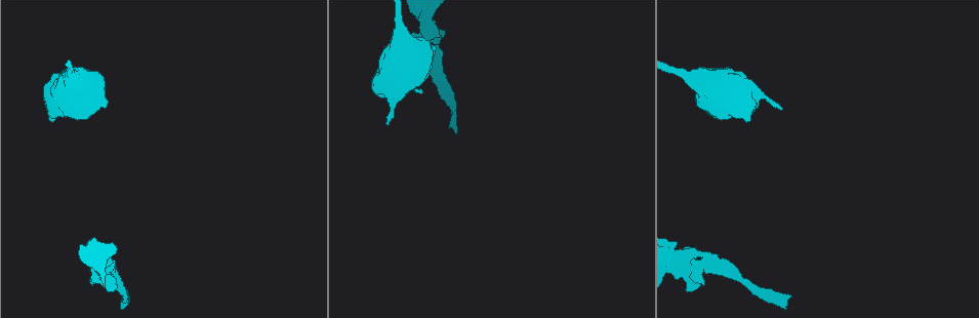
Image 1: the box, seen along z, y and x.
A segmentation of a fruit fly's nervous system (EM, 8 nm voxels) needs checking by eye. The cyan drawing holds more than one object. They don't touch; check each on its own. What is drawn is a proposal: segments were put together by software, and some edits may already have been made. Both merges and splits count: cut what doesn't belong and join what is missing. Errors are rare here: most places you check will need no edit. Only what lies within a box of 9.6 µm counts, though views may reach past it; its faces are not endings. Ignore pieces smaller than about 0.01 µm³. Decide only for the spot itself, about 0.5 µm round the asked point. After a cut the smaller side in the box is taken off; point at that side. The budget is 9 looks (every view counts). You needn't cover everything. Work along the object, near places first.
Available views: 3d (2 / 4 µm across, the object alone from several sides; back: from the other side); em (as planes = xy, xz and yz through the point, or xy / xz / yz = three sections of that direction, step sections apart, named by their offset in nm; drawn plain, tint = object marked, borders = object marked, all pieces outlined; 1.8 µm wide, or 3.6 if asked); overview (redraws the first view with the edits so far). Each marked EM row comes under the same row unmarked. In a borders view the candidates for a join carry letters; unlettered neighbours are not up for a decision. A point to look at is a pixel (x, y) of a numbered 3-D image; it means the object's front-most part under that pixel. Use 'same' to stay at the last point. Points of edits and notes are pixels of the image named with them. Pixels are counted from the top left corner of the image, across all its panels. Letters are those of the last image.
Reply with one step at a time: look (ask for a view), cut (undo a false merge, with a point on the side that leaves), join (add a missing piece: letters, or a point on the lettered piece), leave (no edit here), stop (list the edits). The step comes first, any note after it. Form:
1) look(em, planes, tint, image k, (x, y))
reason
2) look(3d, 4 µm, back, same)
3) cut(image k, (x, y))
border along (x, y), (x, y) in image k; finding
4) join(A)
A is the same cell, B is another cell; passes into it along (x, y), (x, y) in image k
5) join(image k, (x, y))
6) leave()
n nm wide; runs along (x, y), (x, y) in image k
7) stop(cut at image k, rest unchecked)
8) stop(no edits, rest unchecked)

look(3d, 4 µm, image 1, (435, 48))
thick end

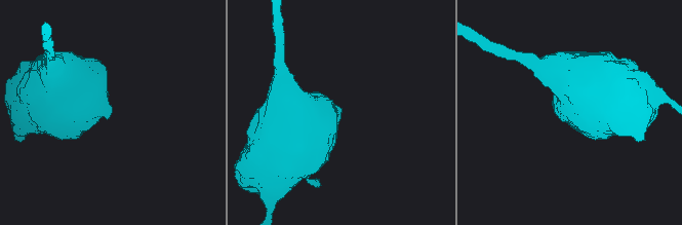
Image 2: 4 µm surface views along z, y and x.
look(em, 3.6 µm, planes, tint, image 2, (110, 116))
shape alone is not enough

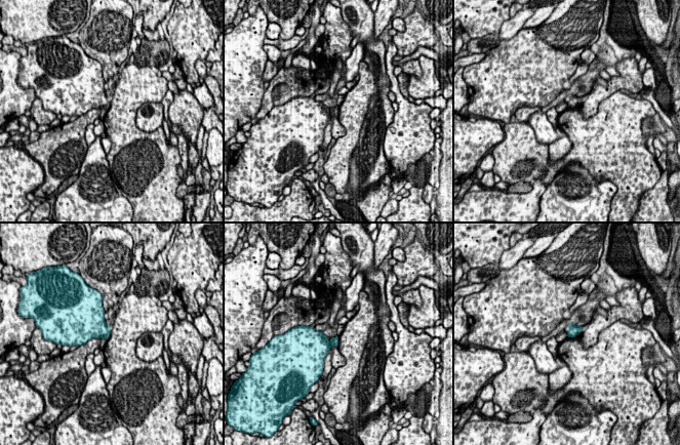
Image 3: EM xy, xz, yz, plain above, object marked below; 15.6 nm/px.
look(em, 3.6 µm, planes, borders, same)

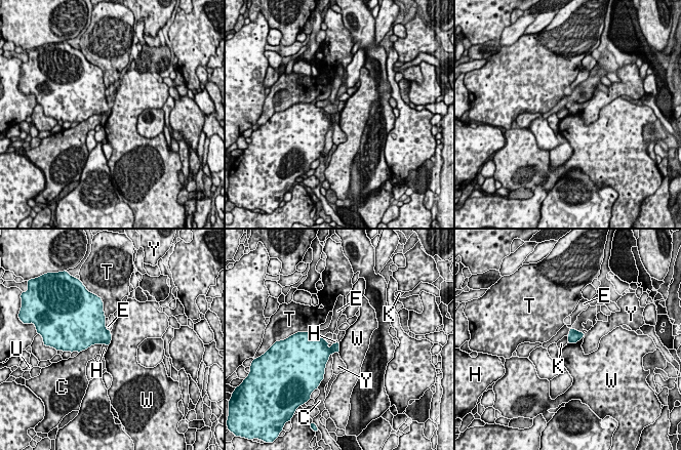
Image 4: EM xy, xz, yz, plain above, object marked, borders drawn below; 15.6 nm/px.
leave()
C, E, H, K, T, U, W and Y are other cells; border along (584, 335), (575, 342), (568, 343) in image 4; none of them fits

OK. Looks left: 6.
look(3d, 4 µm, image 1, (695, 263))
calibre changes

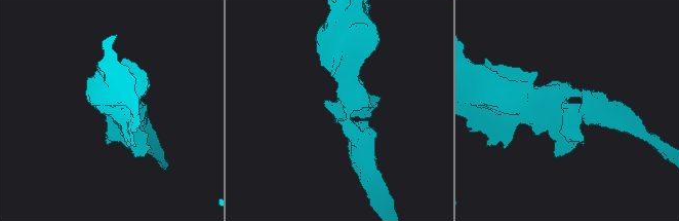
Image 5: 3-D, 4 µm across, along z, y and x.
look(em, 3.6 µm, planes, borders, image 5, (570, 111))
3 arms; arms of 220, 400, 420 nm

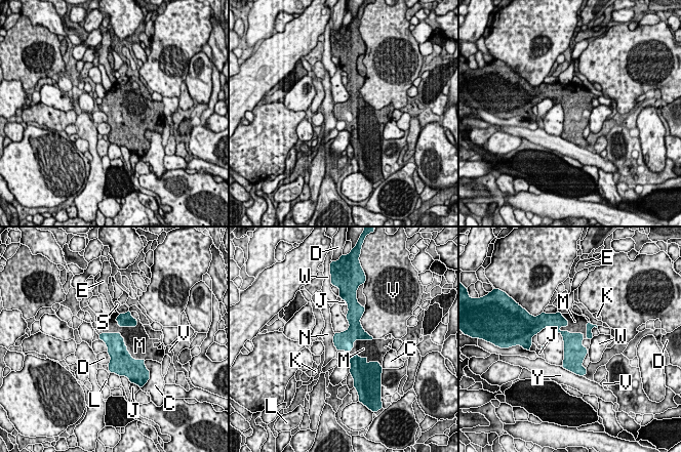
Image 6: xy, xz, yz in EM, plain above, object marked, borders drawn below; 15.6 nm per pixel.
join(M)
M is the same cell, C, D, E, J, K, L, N, S, V, W and Y are other cells; passes into it along (120, 359), (124, 343), (139, 345) in image 6; the cell continues

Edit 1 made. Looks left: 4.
look(overview)

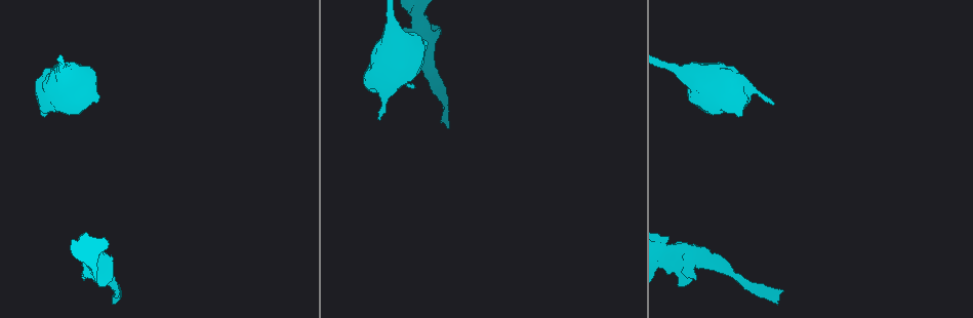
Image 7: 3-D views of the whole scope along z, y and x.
look(3d, 4 µm, image 7, (447, 128))
branch stops here

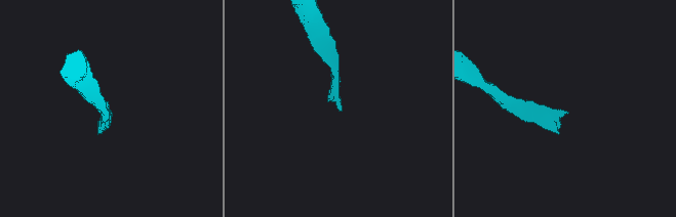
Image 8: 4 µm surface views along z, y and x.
look(em, xz, step 16, borders, image 8, (341, 109))

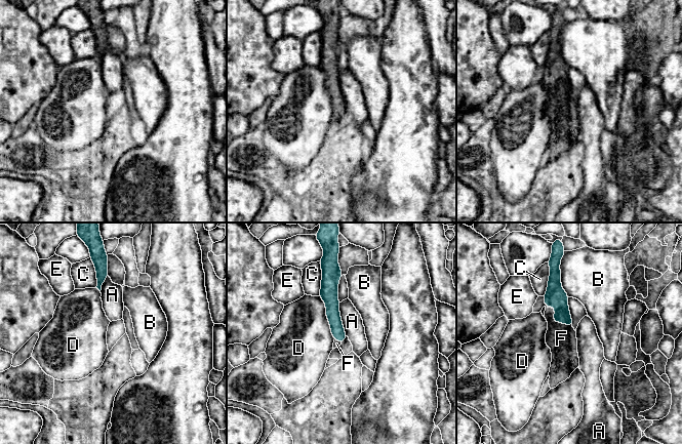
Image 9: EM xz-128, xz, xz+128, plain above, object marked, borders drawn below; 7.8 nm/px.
join(F)
F is the same cell, A, B, C, D and E are other cells; passes into it along (556, 296), (557, 321), (561, 338) in image 9; it goes on there

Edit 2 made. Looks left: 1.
stop(join at image 6, join at image 9, rest unchecked)

